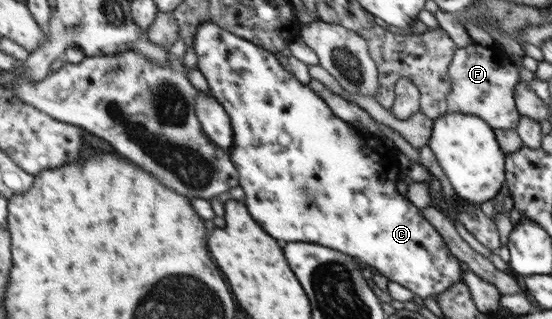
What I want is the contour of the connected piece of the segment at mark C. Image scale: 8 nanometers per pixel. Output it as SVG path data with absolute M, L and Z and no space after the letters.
M203 22L197 27L197 33L195 34L193 43L196 55L198 55L197 68L205 76L207 85L211 90L211 95L220 102L231 118L233 143L228 151L231 161L234 163L239 174L240 188L244 190L245 201L243 203L247 206L250 216L252 216L272 238L284 240L284 242L298 242L298 240L300 240L300 242L314 242L338 250L340 253L360 260L360 262L367 264L372 267L372 269L375 268L380 274L388 278L389 281L404 286L404 288L424 300L427 300L428 297L438 296L450 288L450 286L462 281L463 271L460 266L460 261L450 254L449 248L446 246L442 235L434 228L431 222L428 222L422 209L417 208L407 199L406 195L400 194L396 189L396 184L398 184L401 178L401 170L397 157L388 156L386 160L378 158L378 162L376 162L374 158L365 157L362 150L366 148L367 135L357 131L351 123L347 123L334 115L330 107L328 107L328 104L318 93L314 93L308 84L306 85L298 81L291 71L286 71L275 58L275 54L264 49L262 45L248 42L248 39L240 38L238 35L232 34L229 30L224 30L224 28L213 22Z

